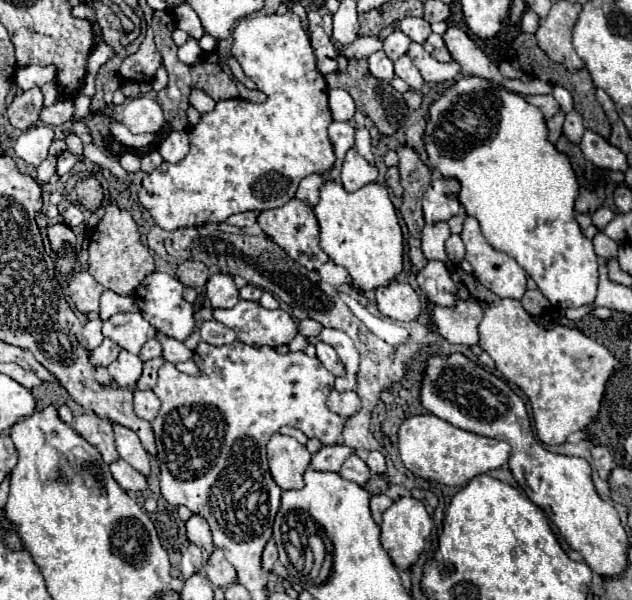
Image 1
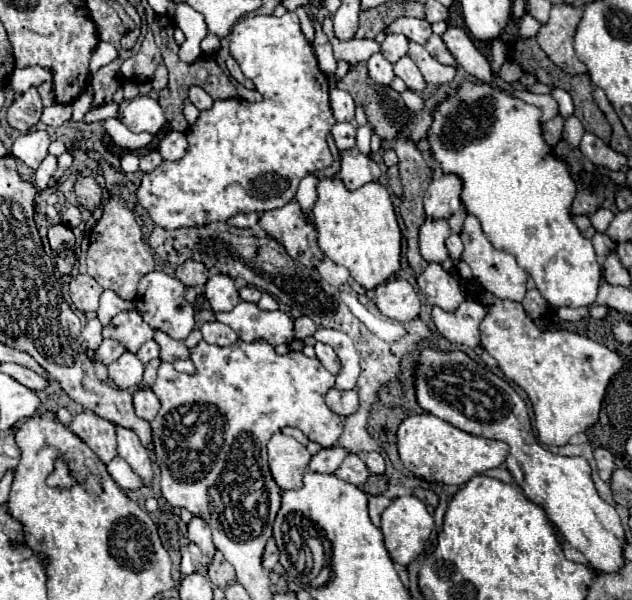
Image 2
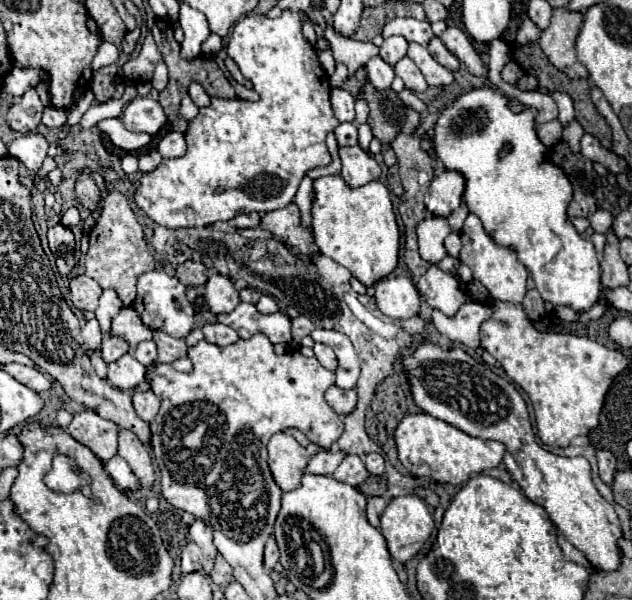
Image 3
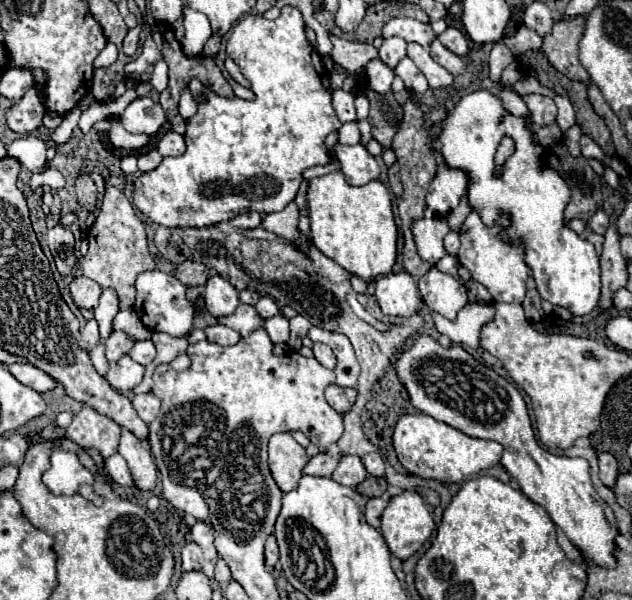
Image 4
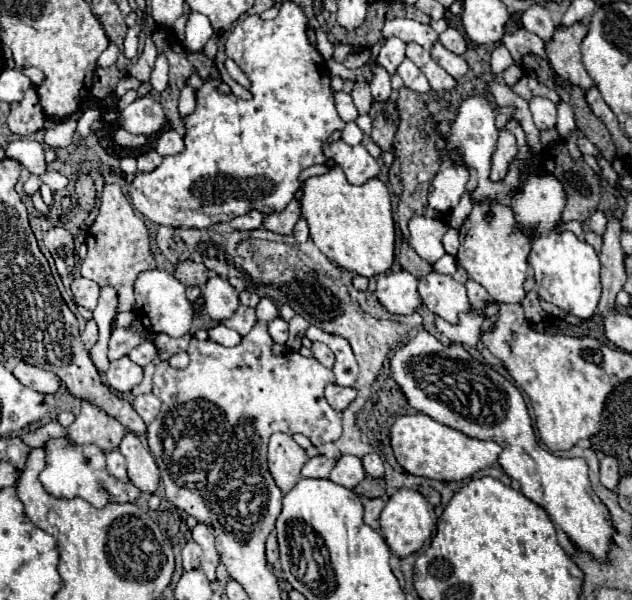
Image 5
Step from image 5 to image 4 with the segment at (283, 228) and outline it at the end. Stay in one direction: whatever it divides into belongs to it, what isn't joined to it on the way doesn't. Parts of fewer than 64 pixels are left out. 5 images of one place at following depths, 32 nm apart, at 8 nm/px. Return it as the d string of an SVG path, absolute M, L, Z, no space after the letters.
M290 202L284 210L274 212L274 214L266 214L264 220L262 220L262 228L282 236L284 240L300 242L300 238L298 238L298 218L300 218L298 204Z

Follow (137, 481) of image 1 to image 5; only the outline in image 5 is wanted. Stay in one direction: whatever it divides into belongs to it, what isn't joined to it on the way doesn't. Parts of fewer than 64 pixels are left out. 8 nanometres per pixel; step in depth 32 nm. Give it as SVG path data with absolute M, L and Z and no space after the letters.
M112 448L106 456L106 466L108 466L108 472L112 472L112 476L116 476L118 480L128 480L128 474L126 474L126 460L124 456L118 452L118 448Z

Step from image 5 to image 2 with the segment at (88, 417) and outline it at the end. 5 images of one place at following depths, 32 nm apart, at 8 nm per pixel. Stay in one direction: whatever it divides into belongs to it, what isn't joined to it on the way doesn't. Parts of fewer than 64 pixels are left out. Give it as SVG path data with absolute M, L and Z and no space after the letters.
M84 410L74 416L70 430L82 442L86 442L104 464L108 464L116 456L116 424L112 424L110 420L102 420L94 412Z

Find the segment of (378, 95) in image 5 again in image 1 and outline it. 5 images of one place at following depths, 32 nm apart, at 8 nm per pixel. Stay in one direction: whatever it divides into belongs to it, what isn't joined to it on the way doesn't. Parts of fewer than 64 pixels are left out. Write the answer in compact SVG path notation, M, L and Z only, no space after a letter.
M382 50L374 52L370 58L368 58L368 66L370 66L370 74L376 78L376 80L386 80L390 82L394 78L394 64L388 60L388 56L384 56Z

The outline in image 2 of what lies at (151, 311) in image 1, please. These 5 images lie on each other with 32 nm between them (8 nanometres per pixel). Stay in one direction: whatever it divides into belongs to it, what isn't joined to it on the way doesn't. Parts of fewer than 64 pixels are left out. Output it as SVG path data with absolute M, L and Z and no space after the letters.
M148 272L138 284L138 294L134 298L136 310L150 328L162 330L176 340L184 340L194 330L194 308L184 298L184 288L186 286L178 278L172 278L166 272Z

